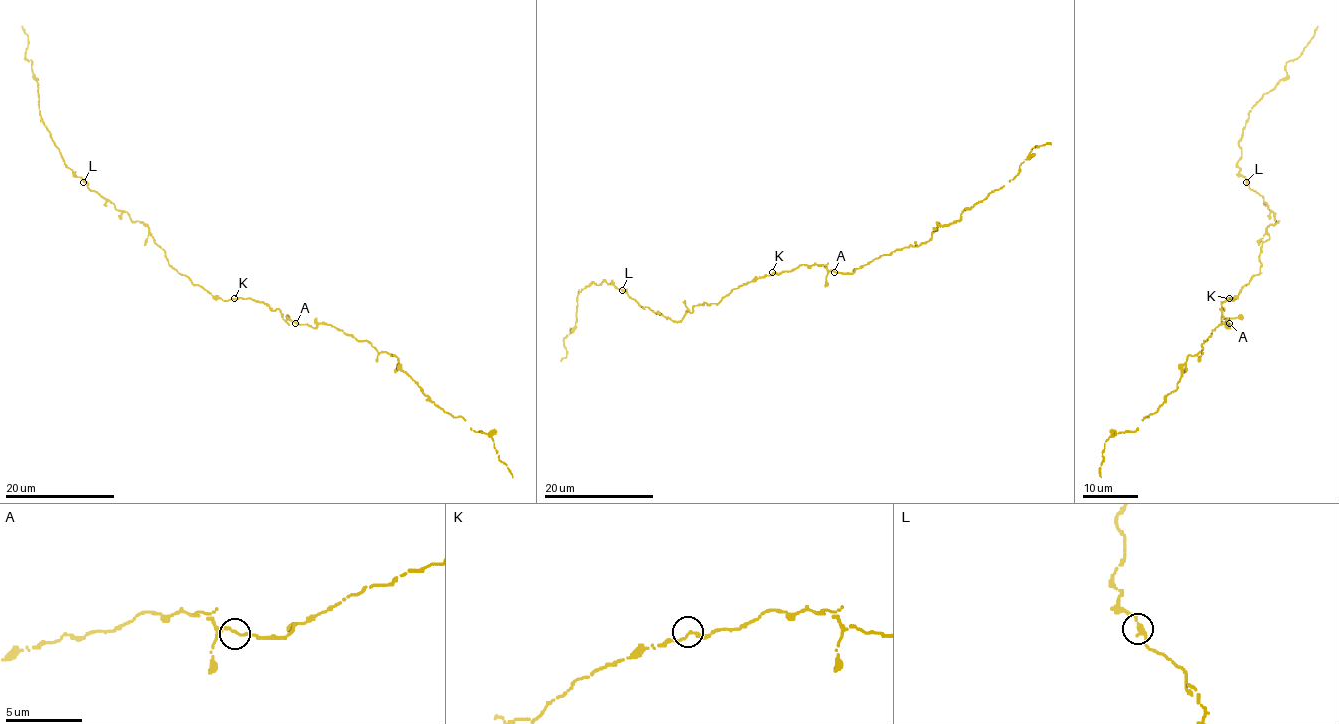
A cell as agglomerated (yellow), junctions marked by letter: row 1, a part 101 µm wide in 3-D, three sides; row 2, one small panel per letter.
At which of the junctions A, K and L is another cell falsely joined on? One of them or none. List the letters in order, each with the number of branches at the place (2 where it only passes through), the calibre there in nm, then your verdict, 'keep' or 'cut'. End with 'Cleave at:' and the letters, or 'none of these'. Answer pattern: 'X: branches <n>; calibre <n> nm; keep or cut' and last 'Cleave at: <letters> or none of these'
A: branches 2; calibre 190 nm; keep
K: branches 2; calibre 190 nm; keep
L: branches 2; calibre 190 nm; keep
Cleave at: none of these

